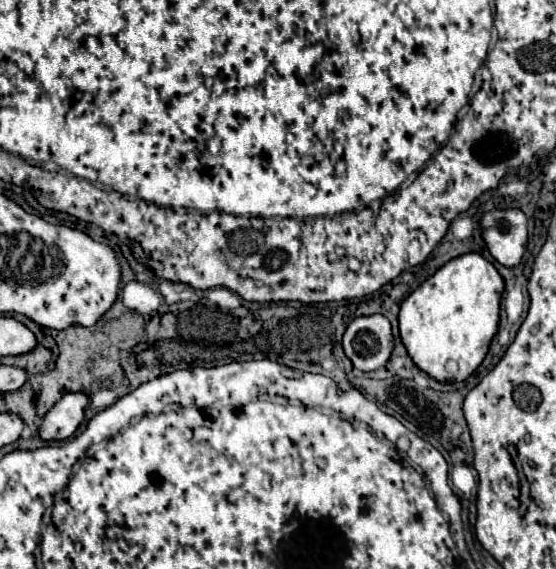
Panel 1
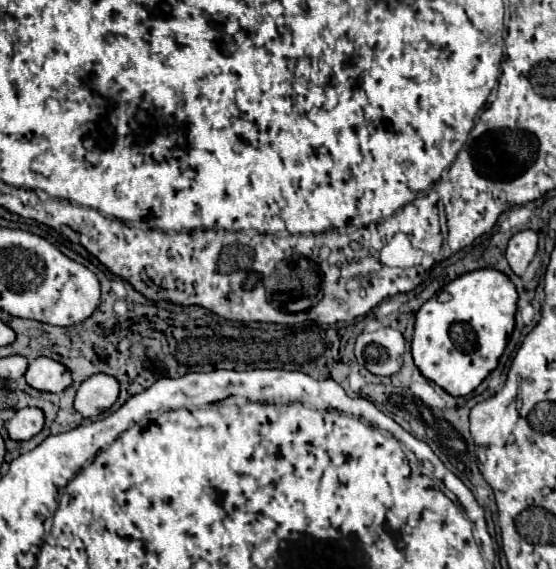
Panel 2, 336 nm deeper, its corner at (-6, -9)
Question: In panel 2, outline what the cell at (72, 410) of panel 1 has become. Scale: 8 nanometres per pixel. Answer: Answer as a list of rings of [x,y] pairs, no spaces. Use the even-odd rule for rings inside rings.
[[[98,373],[90,379],[86,379],[76,393],[74,399],[74,409],[84,417],[84,419],[94,419],[100,413],[108,411],[116,399],[118,399],[118,381],[110,375]]]

